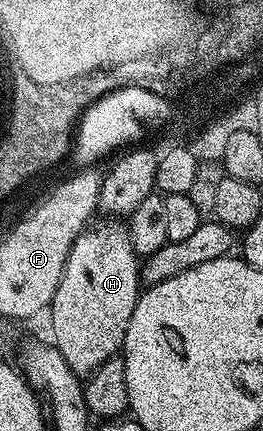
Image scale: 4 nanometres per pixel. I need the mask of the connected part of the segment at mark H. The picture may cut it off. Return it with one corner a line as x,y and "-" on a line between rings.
118,220
102,221
106,222
95,221
87,226
74,242
56,288
56,296
52,296
48,307
50,334
54,337
51,338
52,344
60,356
64,356
68,368
79,376
90,375
100,368
100,364
104,364
104,360
115,357
121,351
128,332
128,320
132,320
132,312
136,312
140,293
140,258
134,252
129,229

